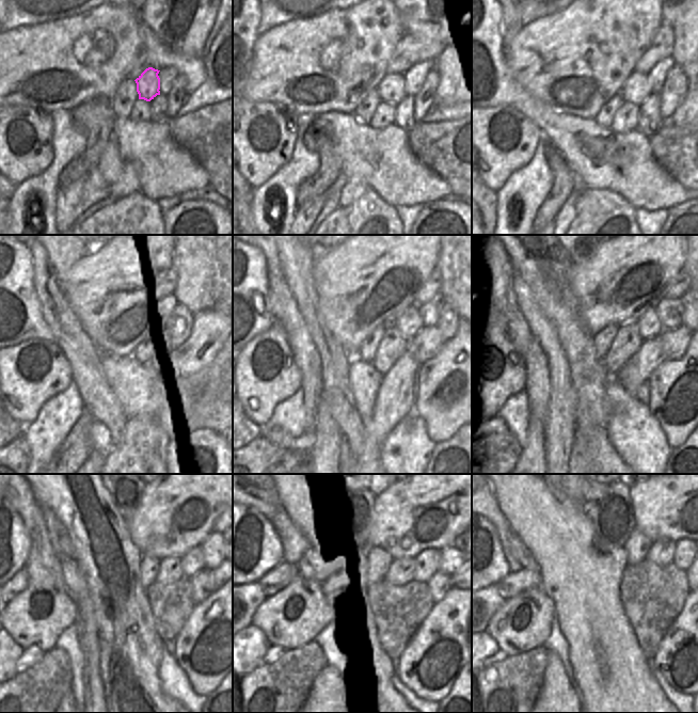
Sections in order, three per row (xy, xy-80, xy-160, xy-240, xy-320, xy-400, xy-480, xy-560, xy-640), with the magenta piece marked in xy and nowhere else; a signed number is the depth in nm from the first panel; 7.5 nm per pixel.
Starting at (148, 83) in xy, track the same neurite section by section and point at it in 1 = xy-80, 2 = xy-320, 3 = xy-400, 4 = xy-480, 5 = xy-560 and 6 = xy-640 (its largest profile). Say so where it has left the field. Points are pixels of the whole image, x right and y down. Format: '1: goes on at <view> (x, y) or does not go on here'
1: goes on at xy-80 (392, 86)
2: goes on at xy-320 (412, 319)
3: goes on at xy-400 (665, 316)
4: goes on at xy-480 (191, 563)
5: goes on at xy-560 (428, 561)
6: goes on at xy-640 (686, 551)

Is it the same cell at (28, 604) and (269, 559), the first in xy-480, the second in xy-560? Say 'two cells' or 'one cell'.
two cells

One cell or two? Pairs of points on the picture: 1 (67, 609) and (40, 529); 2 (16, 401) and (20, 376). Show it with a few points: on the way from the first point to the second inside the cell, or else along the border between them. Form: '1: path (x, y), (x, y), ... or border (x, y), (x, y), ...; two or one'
1: path (49, 589), (45, 583), (41, 550); one
2: path (19, 395), (20, 382); one

